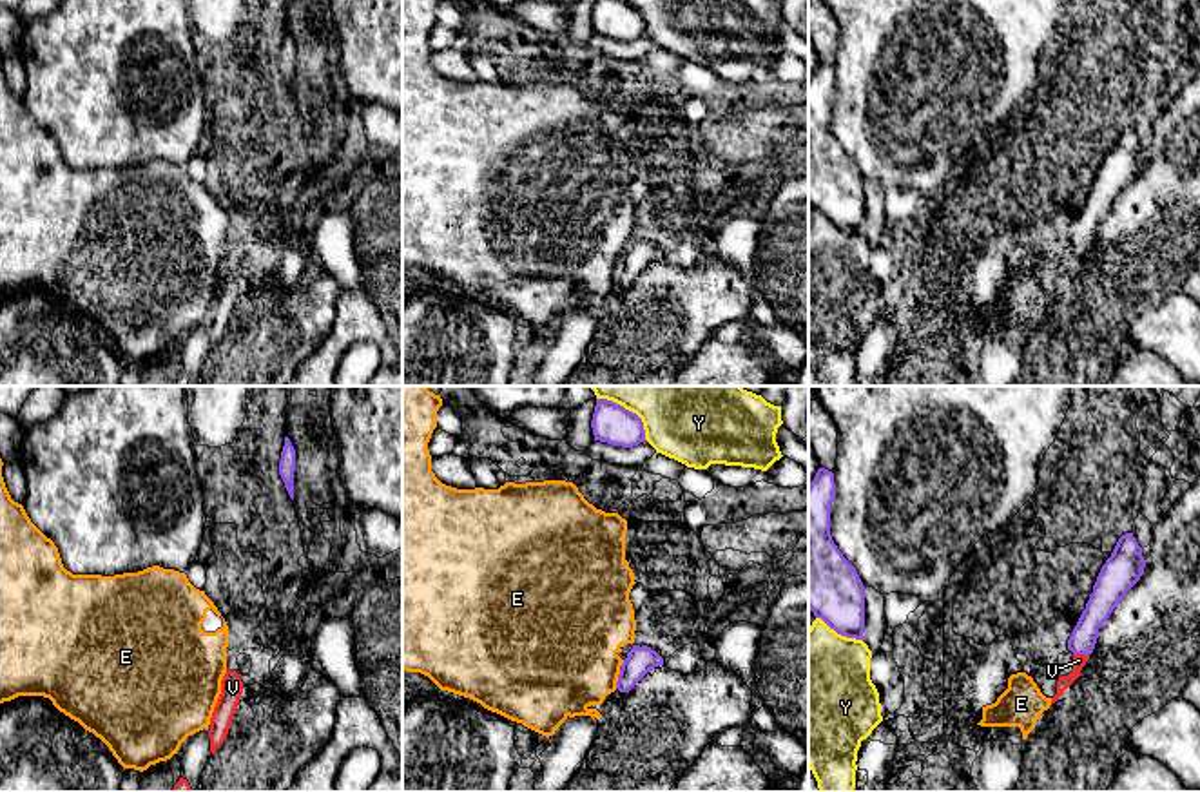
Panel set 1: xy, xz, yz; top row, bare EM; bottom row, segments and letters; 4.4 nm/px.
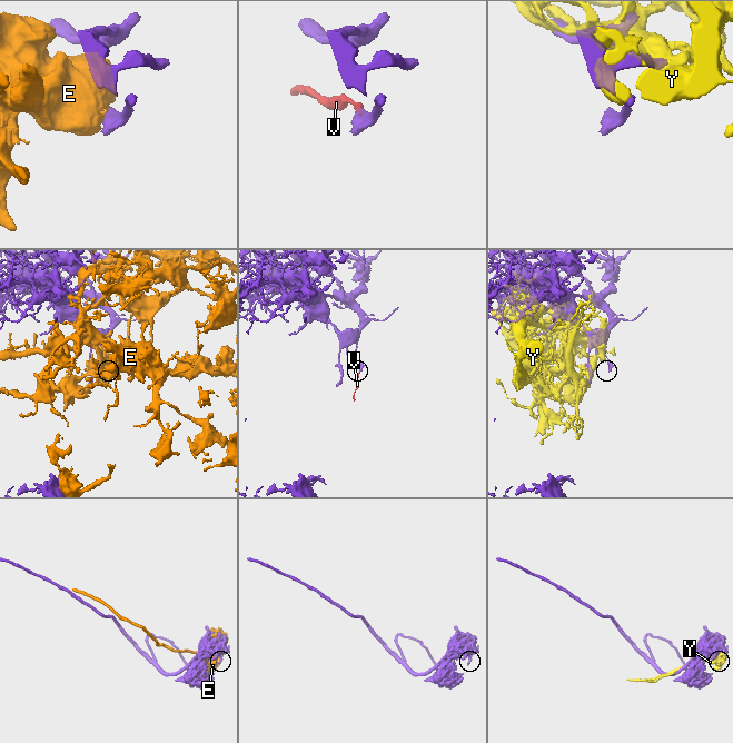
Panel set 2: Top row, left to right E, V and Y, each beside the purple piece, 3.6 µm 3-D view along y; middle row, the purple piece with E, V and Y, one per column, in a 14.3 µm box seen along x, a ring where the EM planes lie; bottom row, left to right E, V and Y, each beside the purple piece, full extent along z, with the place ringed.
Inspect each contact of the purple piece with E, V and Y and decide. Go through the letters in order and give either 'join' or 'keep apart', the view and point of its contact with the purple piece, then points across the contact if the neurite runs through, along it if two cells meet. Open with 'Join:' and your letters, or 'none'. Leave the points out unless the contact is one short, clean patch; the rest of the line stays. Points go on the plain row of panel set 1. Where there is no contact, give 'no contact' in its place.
Join: V
E: keep apart | xz (619, 272)
V: join | yz (1081, 247) | across yz (1101, 198), (1086, 222), (1081, 247), (1079, 254)
Y: keep apart | yz (840, 227)

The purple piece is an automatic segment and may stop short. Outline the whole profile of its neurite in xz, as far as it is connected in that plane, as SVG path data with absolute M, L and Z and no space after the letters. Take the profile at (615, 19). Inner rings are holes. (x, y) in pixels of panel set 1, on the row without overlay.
M595 0L591 14L595 34L633 42L645 34L642 13L624 0Z

